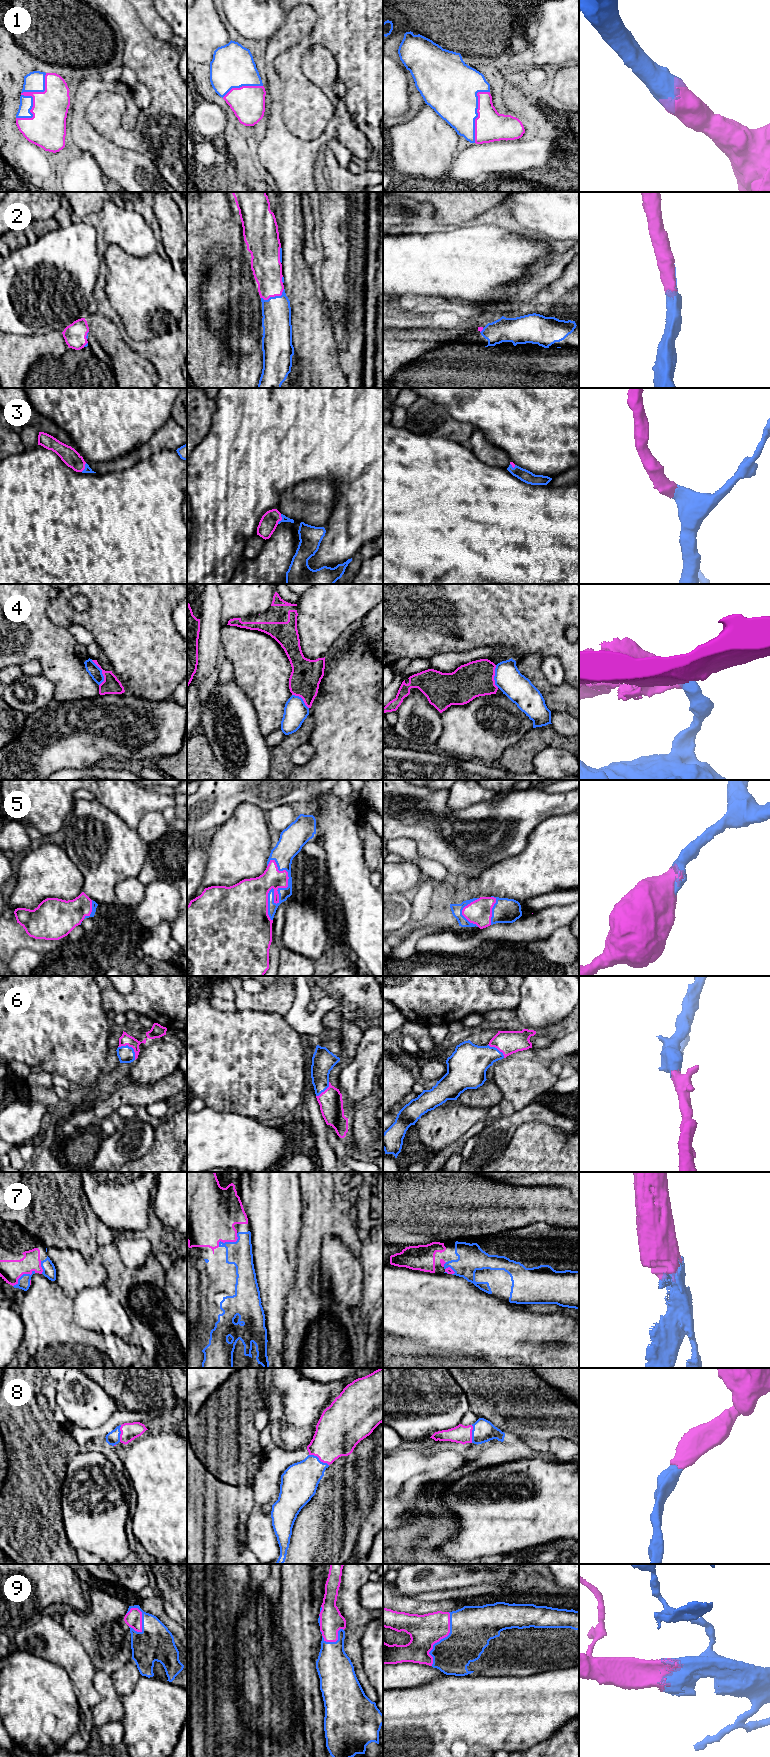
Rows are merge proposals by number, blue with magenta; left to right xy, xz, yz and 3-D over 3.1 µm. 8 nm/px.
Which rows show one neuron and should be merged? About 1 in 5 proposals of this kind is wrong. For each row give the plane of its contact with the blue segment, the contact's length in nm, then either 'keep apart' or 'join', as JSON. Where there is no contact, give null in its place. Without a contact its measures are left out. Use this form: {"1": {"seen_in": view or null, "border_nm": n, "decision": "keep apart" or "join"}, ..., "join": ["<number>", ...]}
{"1": {"seen_in": "xy", "border_nm": 440, "decision": "join"}, "2": {"seen_in": "xz", "border_nm": 200, "decision": "join"}, "3": {"seen_in": "xz", "border_nm": 90, "decision": "join"}, "4": {"seen_in": "xy", "border_nm": 220, "decision": "keep apart"}, "5": {"seen_in": "xz", "border_nm": 500, "decision": "join"}, "6": {"seen_in": "xy", "border_nm": 180, "decision": "join"}, "7": {"seen_in": "xz", "border_nm": 190, "decision": "join"}, "8": {"seen_in": "xz", "border_nm": 180, "decision": "join"}, "9": {"seen_in": "yz", "border_nm": 460, "decision": "join"}, "join": ["1", "2", "3", "5", "6", "7", "8", "9"]}

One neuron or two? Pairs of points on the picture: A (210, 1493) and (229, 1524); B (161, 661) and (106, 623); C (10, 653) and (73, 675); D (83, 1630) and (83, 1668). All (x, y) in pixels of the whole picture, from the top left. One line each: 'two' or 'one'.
A: one
B: one
C: one
D: two

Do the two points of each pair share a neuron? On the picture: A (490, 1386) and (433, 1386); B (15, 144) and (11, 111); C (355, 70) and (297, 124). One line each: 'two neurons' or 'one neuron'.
A: two neurons
B: two neurons
C: one neuron

